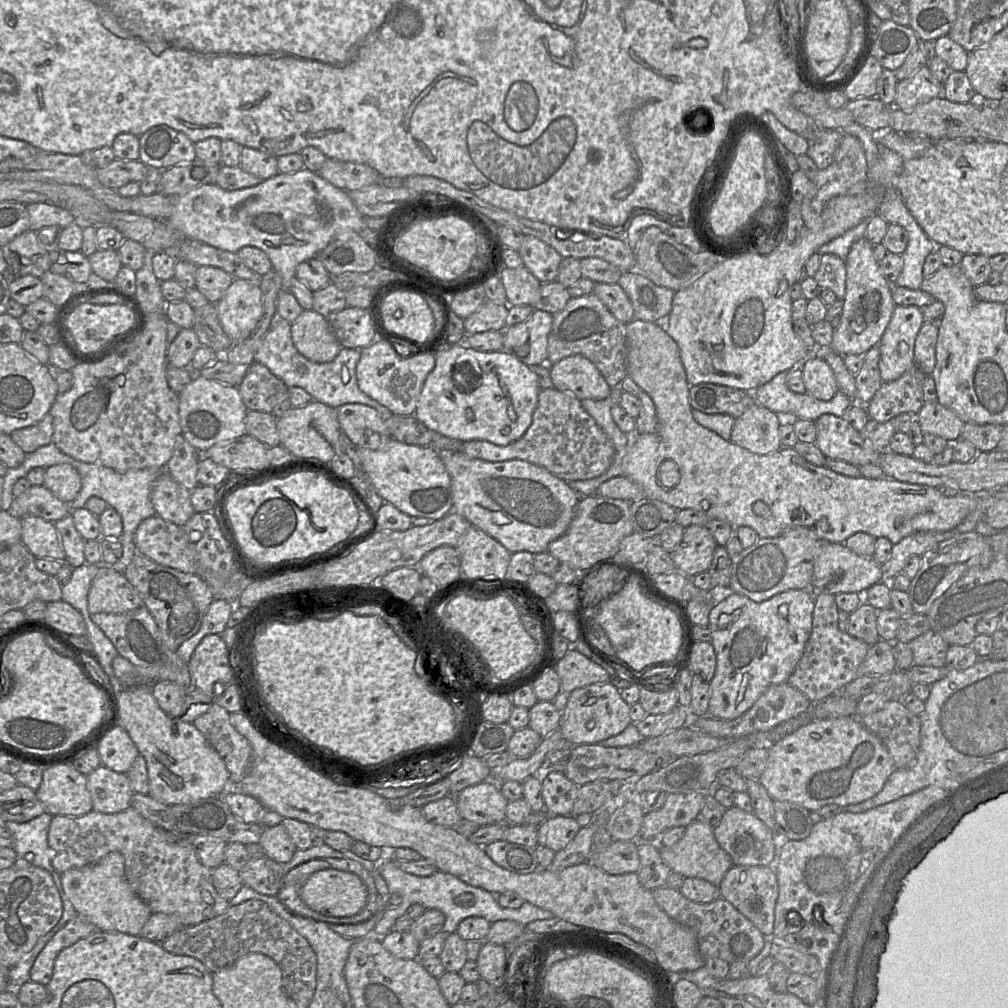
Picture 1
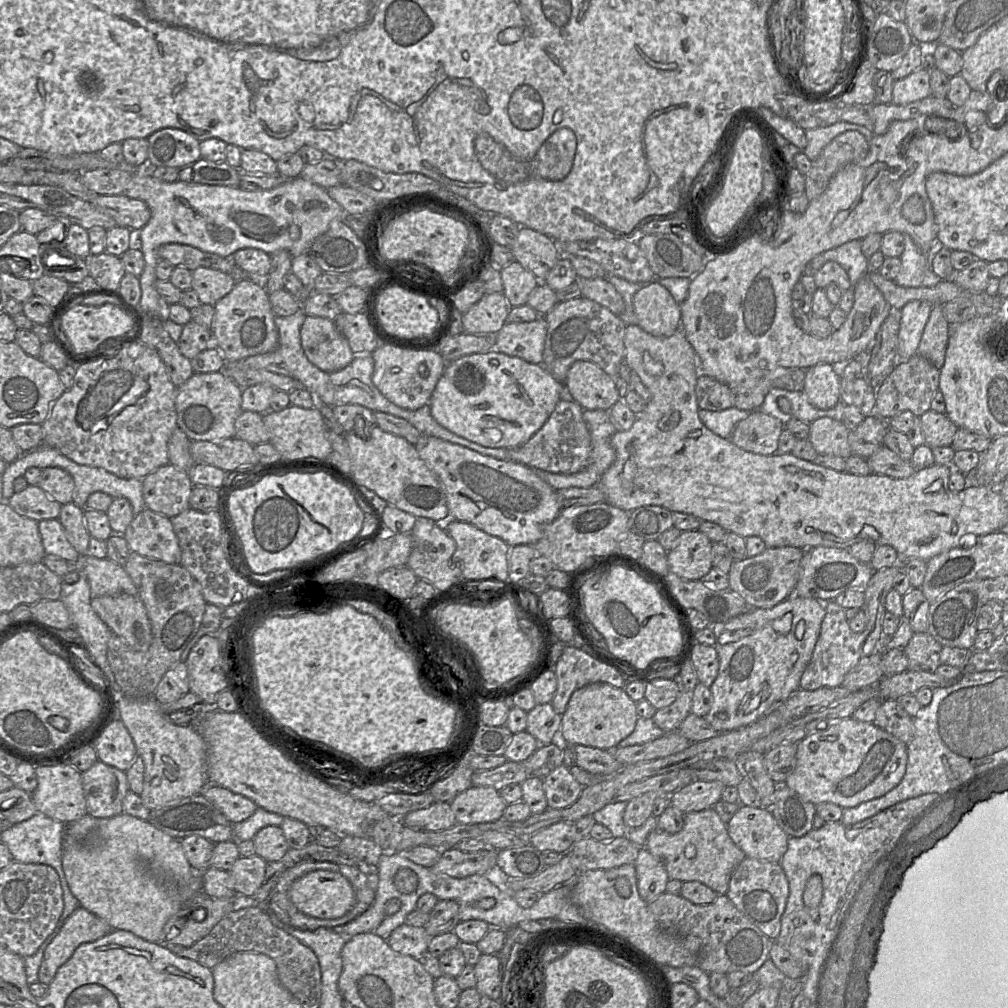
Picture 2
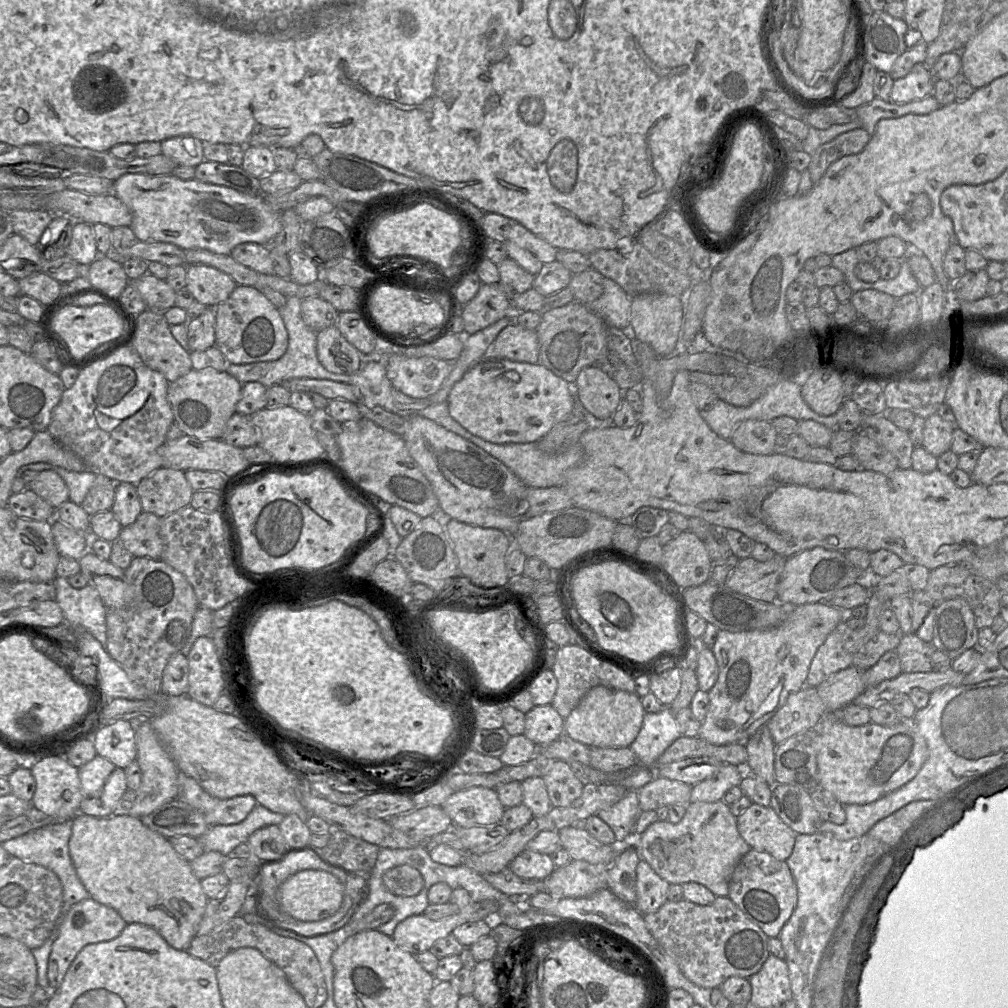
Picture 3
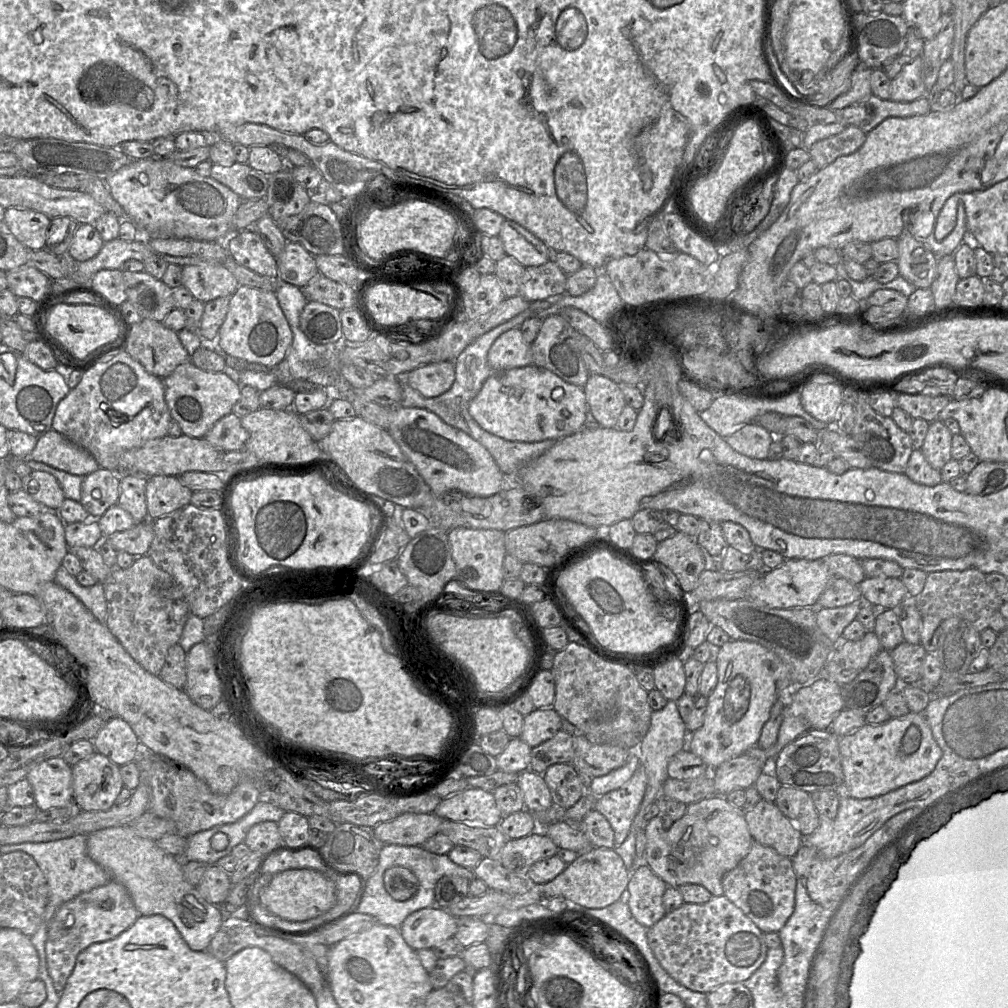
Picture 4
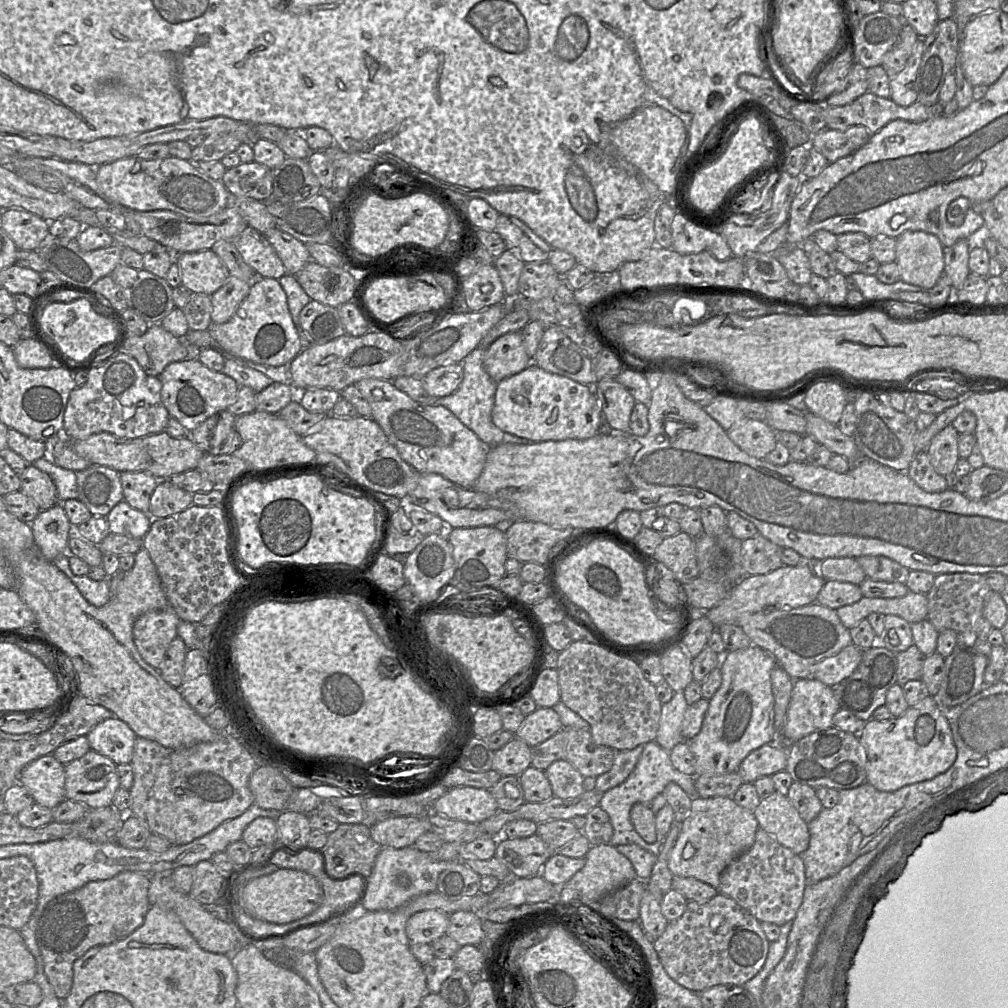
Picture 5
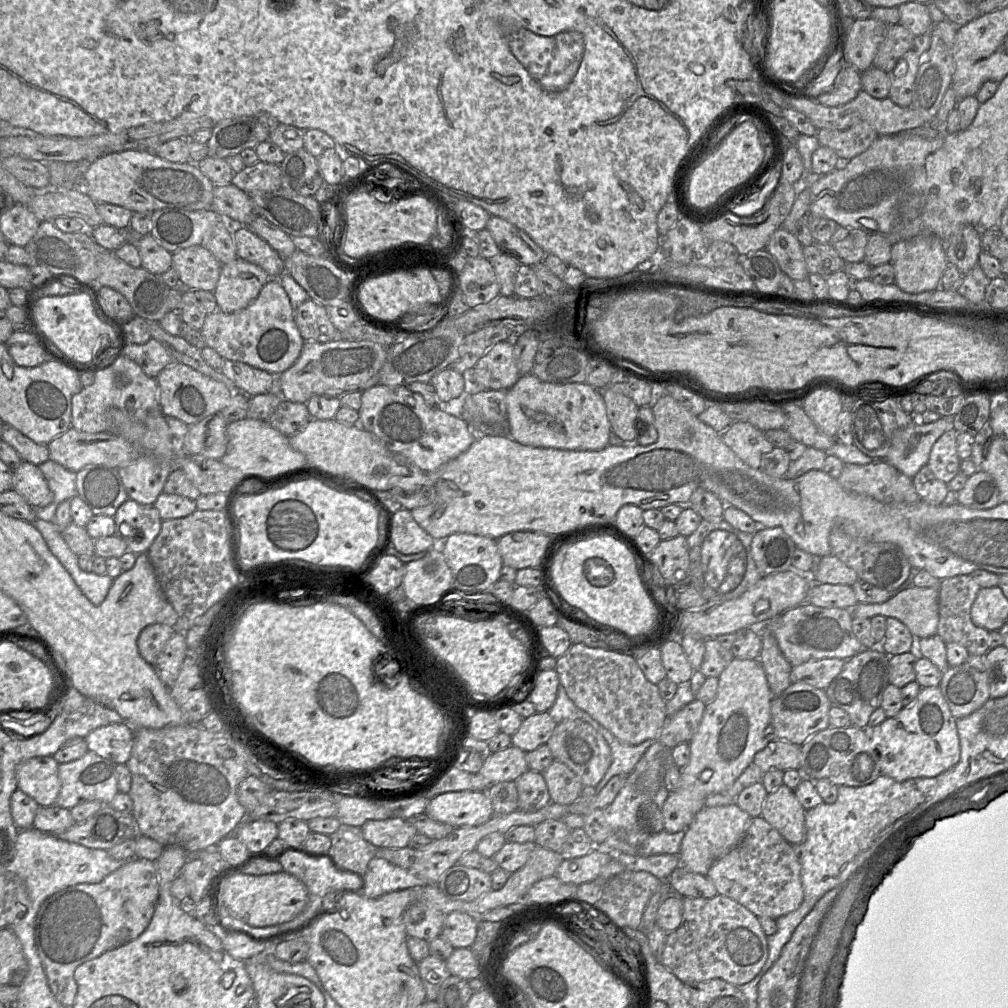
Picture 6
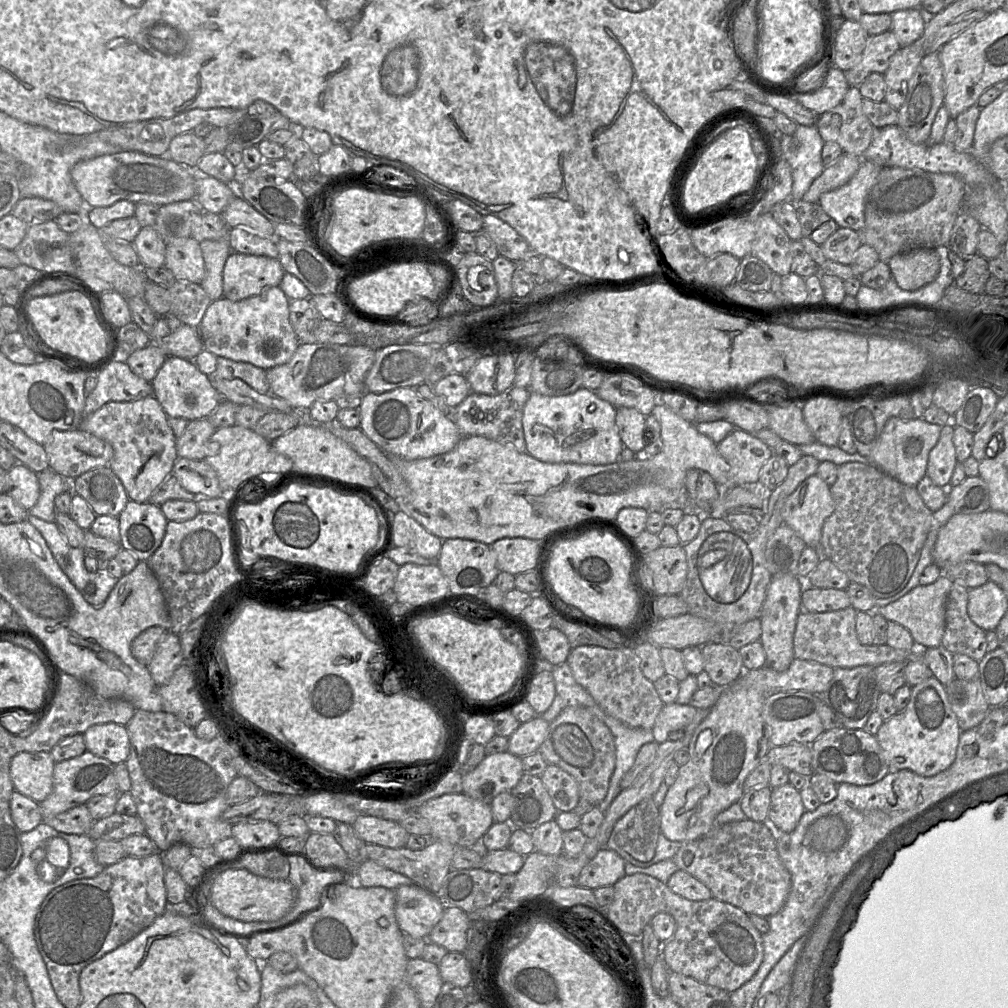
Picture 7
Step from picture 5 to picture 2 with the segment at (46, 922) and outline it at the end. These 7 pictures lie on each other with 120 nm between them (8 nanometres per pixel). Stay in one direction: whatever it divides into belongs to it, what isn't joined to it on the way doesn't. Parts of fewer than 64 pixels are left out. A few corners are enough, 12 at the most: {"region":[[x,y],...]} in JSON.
{"region":[[79,906],[47,946],[38,981],[48,986],[78,946],[111,930]]}

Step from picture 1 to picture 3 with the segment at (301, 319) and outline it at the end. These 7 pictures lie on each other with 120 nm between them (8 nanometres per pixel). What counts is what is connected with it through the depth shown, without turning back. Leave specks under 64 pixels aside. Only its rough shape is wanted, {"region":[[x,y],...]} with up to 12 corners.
{"region":[[337,325],[317,332],[318,360],[331,373],[354,374],[366,357]]}

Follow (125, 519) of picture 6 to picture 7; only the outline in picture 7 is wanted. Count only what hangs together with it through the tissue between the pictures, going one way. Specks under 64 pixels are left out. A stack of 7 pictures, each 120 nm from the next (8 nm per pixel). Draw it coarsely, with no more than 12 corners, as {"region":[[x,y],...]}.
{"region":[[129,500],[120,545],[146,561],[161,545],[161,507]]}

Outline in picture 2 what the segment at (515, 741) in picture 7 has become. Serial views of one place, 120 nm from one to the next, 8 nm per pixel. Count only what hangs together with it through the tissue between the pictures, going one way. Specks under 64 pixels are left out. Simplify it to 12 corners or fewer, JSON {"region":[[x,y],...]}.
{"region":[[551,703],[527,712],[526,731],[539,744],[559,738],[561,714]]}

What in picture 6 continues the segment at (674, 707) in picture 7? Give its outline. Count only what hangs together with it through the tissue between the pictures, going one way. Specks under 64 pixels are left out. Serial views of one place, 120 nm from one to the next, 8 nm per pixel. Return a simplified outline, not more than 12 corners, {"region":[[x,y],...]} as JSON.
{"region":[[695,699],[669,717],[657,740],[689,743],[706,705]]}

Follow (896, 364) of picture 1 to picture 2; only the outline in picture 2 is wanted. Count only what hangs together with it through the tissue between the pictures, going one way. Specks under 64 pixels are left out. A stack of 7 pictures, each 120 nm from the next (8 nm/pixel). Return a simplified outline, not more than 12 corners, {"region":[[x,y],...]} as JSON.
{"region":[[913,300],[901,308],[898,362],[917,354],[933,304]]}

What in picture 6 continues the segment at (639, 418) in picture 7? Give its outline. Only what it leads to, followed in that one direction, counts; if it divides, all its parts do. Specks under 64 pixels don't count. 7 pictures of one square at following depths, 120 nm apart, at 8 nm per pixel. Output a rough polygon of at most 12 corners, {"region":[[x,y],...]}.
{"region":[[609,387],[602,397],[612,432],[637,443],[640,407]]}

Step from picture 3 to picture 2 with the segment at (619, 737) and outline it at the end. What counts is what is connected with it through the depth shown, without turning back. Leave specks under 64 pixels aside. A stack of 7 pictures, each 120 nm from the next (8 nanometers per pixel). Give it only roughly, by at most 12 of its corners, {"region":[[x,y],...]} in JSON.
{"region":[[589,683],[561,714],[563,744],[613,750],[634,730],[624,688]]}

